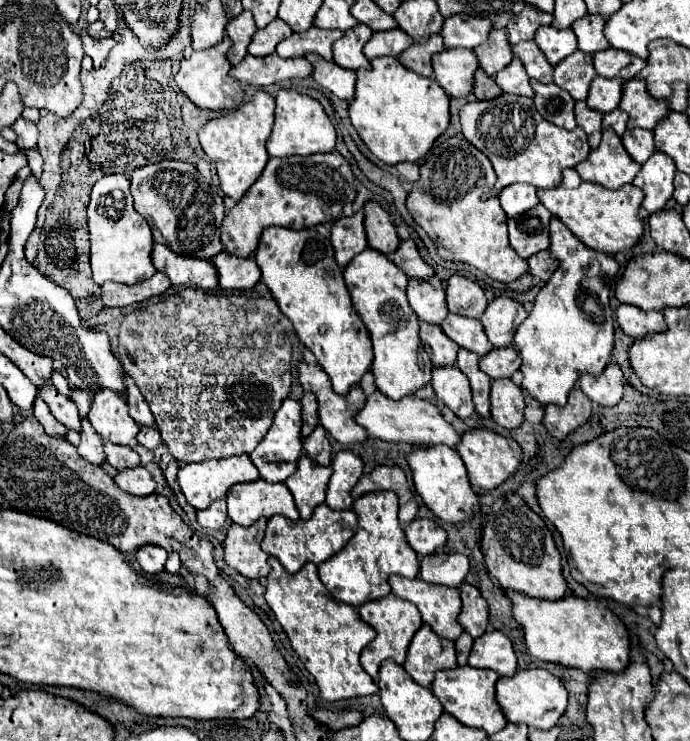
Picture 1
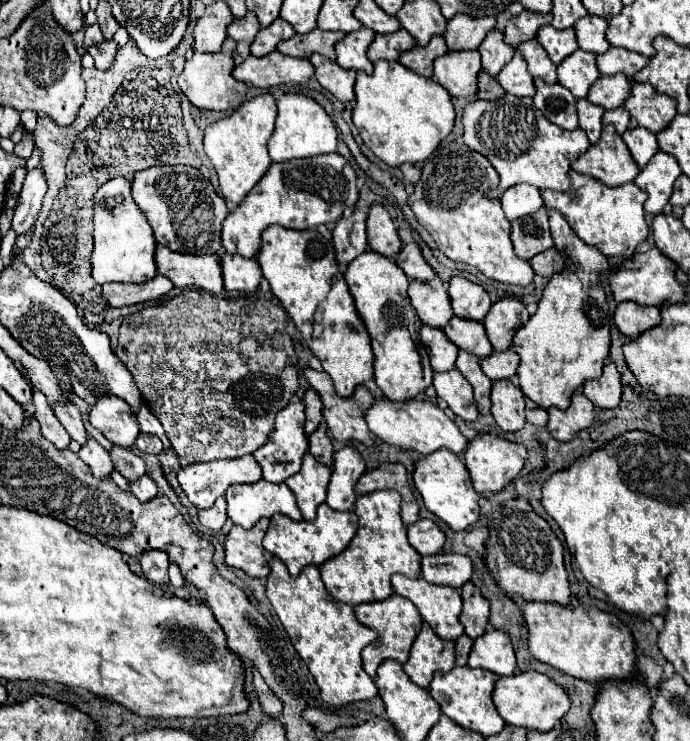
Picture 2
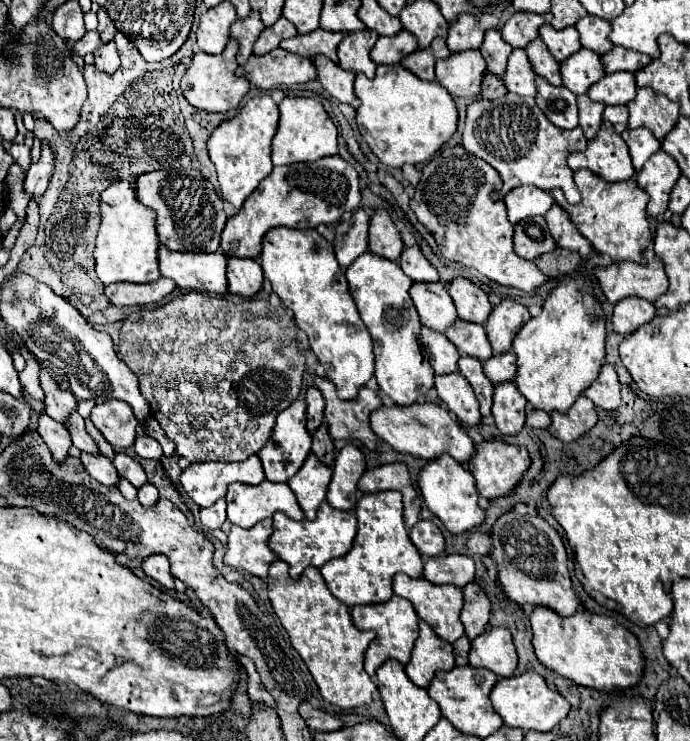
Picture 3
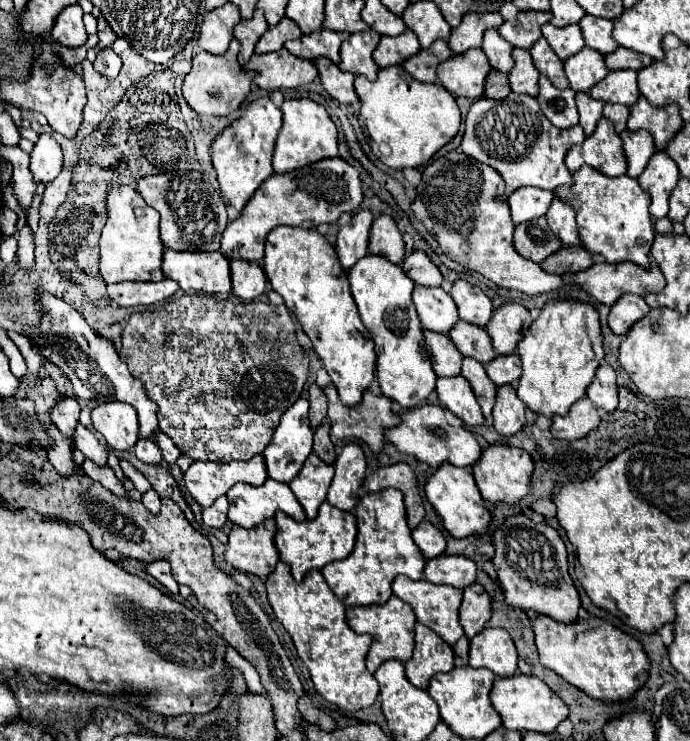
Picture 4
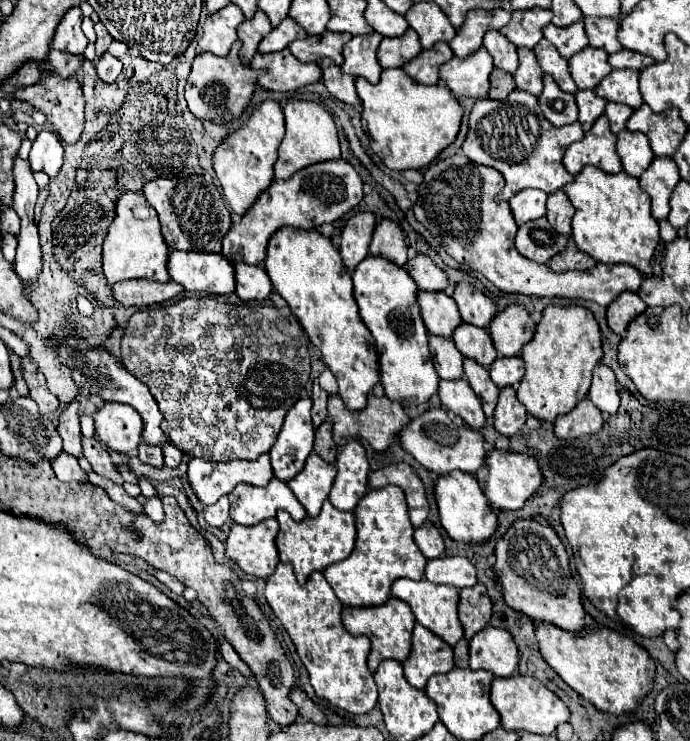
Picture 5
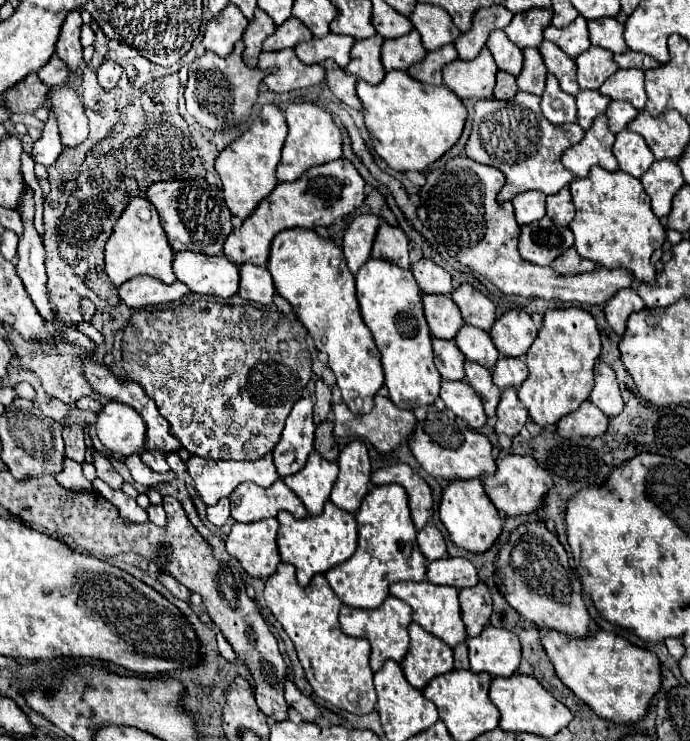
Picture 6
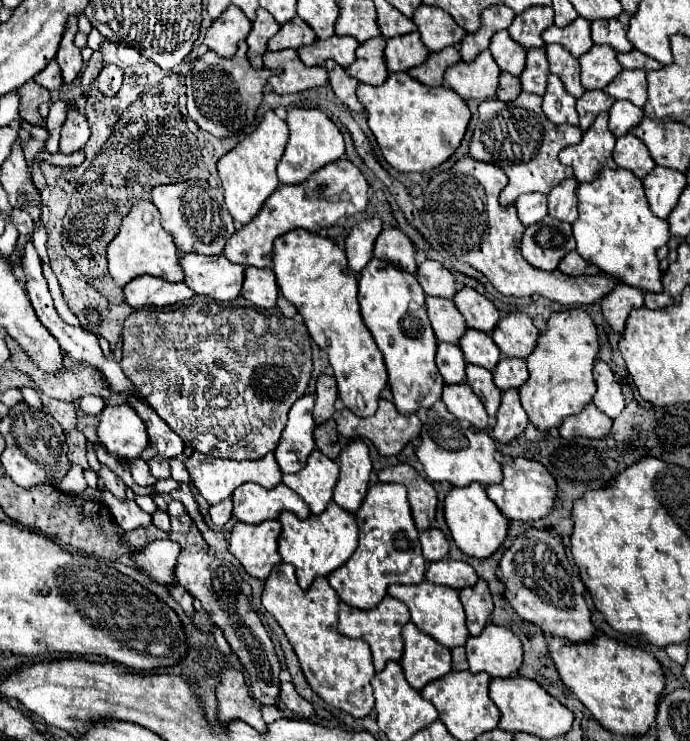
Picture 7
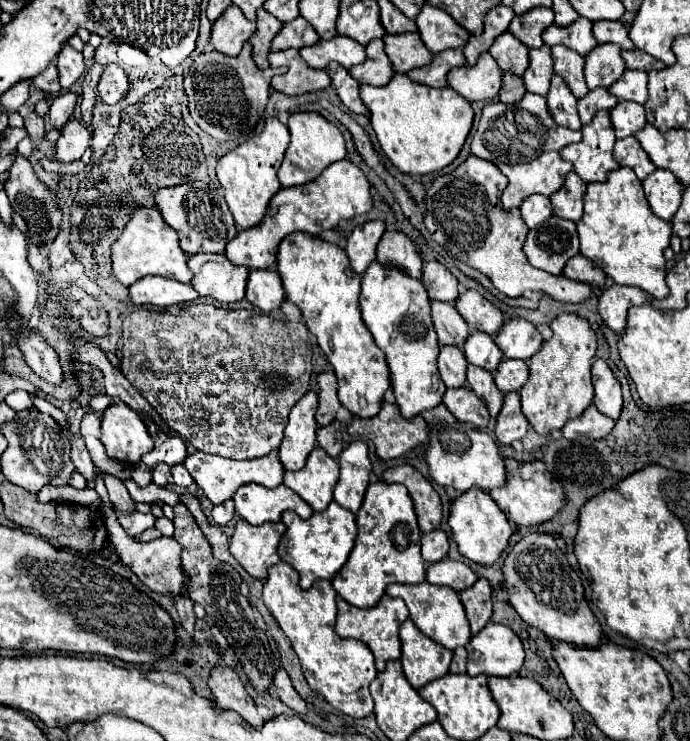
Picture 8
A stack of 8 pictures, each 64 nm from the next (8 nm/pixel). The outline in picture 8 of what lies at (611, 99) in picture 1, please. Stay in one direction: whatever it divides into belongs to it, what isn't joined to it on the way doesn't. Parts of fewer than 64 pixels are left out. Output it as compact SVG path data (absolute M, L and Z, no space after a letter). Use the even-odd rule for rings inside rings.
M626 70L620 80L616 80L608 92L612 92L620 100L632 100L638 104L644 104L648 100L648 74L646 72L636 72L636 70Z

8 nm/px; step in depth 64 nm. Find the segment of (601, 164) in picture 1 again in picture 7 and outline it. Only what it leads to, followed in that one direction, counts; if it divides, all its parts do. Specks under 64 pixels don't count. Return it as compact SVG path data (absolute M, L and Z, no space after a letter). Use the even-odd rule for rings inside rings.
M600 112L594 124L584 132L582 142L560 152L560 162L574 170L578 182L592 182L598 168L616 168L612 160L616 136L608 130L608 114Z

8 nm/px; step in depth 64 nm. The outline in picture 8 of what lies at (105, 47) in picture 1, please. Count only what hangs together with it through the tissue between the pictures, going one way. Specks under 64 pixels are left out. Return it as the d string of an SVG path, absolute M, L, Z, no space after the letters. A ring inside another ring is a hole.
M108 64L98 82L98 98L106 104L116 104L128 90L128 76L118 64Z

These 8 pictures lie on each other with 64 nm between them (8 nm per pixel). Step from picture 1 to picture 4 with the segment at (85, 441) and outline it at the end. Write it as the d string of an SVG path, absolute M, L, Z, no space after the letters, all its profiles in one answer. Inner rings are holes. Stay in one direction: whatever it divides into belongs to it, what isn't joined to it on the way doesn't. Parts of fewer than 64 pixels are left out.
M84 460L84 464L82 464L82 468L84 468L84 472L92 478L92 480L96 480L96 482L100 482L104 488L108 488L110 492L114 492L116 496L126 496L126 490L124 490L124 486L122 486L122 482L116 478L116 474L114 474L114 470L106 464L104 468L96 468L96 464L92 464L92 460Z

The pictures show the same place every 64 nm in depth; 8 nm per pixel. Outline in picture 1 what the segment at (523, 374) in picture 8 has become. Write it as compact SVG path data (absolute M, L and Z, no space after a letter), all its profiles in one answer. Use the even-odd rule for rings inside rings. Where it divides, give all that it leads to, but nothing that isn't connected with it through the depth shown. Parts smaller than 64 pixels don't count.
M492 348L486 356L480 358L480 370L486 372L492 380L510 378L520 368L520 356L516 348Z

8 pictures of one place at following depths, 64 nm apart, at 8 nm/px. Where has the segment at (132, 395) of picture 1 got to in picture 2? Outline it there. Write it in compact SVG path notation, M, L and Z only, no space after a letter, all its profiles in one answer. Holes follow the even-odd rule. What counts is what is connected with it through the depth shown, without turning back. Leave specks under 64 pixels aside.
M142 404L142 406L140 406L140 412L136 412L136 420L138 420L138 426L140 426L142 432L156 434L156 436L164 442L164 448L170 448L170 442L168 442L168 438L166 438L166 434L164 434L164 428L162 428L162 424L158 422L158 418L150 412L148 404Z

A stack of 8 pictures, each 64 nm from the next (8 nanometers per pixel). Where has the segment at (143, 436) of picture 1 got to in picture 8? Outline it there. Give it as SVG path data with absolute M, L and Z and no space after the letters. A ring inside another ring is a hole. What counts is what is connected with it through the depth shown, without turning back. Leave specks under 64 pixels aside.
M158 464L158 466L152 470L152 478L154 478L154 484L158 484L160 488L164 488L168 482L172 482L168 464Z

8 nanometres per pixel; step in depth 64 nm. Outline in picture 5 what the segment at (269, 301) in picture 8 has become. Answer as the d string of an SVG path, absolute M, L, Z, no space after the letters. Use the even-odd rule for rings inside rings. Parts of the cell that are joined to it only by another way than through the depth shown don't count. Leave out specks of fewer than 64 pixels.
M234 264L236 270L236 296L244 302L264 300L272 292L270 278L262 266L256 264Z

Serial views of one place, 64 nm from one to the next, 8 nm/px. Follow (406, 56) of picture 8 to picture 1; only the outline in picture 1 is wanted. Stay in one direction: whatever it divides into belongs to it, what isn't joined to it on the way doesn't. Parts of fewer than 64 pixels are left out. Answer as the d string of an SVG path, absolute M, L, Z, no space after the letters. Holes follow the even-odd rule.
M400 28L394 30L384 30L384 32L374 32L368 44L364 46L364 56L368 60L378 58L378 56L400 56L408 46L412 46L412 38L402 32Z

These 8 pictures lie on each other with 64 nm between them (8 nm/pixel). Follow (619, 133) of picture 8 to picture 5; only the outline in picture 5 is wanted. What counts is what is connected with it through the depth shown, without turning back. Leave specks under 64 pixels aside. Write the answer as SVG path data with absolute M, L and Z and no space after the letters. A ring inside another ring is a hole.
M608 102L606 104L604 114L610 120L610 128L612 128L614 134L618 134L620 130L624 130L626 120L632 116L632 112L634 110L630 106L626 106L626 104L616 104L616 102Z

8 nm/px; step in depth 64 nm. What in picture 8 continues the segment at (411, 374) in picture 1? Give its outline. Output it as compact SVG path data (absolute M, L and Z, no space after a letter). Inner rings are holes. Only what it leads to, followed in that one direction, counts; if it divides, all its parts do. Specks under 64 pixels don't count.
M374 260L362 274L360 308L364 324L372 332L378 348L386 354L390 382L400 414L404 418L412 418L424 410L438 406L446 386L436 368L438 340L430 320L430 298L424 292L422 282L400 272L400 268L382 266Z

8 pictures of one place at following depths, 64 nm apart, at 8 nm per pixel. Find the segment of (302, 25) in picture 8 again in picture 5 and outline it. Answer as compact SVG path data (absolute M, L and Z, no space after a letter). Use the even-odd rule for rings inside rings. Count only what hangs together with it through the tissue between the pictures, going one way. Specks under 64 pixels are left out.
M284 18L268 36L264 36L264 40L258 46L258 52L278 52L284 50L292 40L306 36L308 34L298 22L294 22L292 18Z

